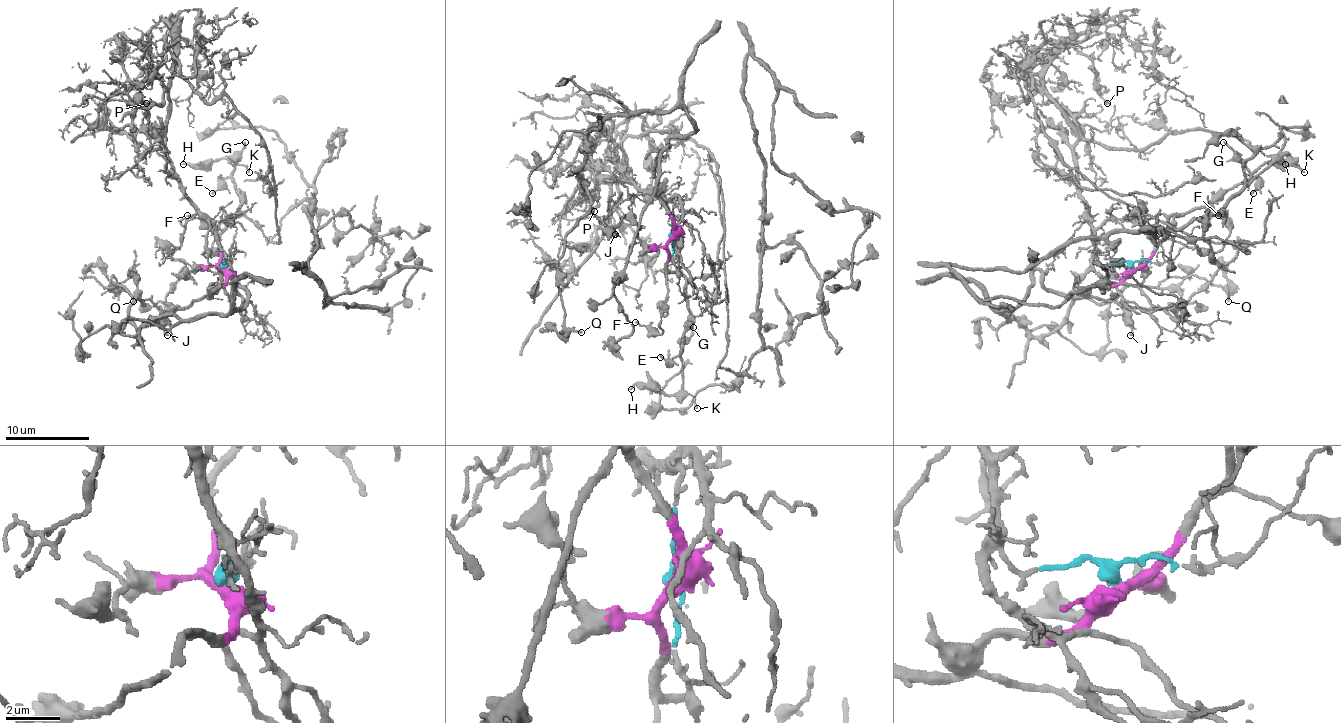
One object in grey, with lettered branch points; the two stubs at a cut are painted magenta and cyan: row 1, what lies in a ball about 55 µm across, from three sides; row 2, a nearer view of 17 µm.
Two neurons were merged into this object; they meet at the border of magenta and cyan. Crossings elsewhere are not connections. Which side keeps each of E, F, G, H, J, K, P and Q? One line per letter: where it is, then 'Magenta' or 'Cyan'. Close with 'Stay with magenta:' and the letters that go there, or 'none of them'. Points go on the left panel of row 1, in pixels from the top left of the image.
E: Place: (212, 193). Magenta
F: Place: (187, 215). Magenta
G: Place: (245, 142). Magenta
H: Place: (183, 164). Magenta
J: Place: (167, 335). Magenta
K: Place: (249, 172). Magenta
P: Place: (146, 103). Cyan
Q: Place: (133, 301). Magenta
Stay with magenta: E, F, G, H, J, K, Q

